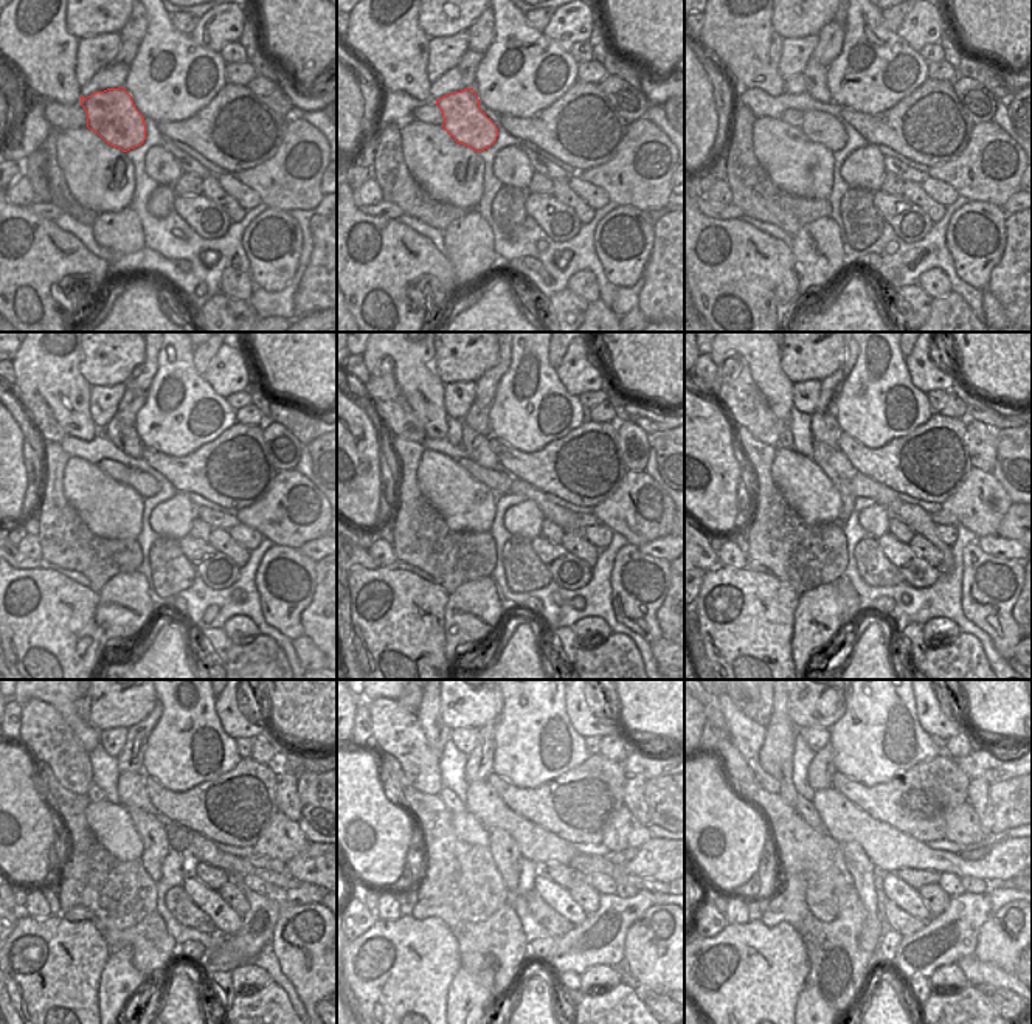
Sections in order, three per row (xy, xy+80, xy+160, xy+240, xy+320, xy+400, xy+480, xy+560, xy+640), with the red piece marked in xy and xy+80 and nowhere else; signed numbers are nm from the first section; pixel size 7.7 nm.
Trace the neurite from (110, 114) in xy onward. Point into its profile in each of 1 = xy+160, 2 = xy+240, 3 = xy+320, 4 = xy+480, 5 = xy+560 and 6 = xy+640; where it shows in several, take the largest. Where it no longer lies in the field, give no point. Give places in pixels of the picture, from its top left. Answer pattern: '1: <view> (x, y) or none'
1: xy+160 (821, 128)
2: xy+240 (146, 486)
3: xy+320 (567, 520)
4: xy+480 (258, 925)
5: xy+560 (599, 940)
6: xy+640 (952, 936)

